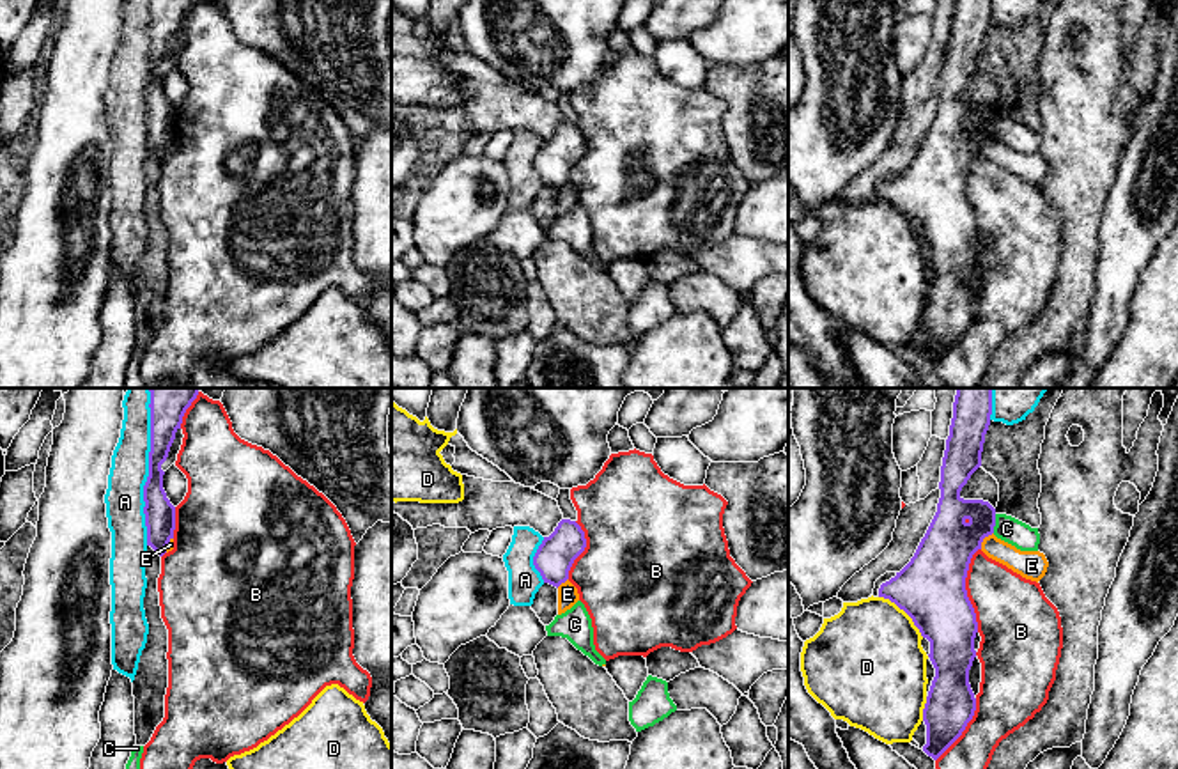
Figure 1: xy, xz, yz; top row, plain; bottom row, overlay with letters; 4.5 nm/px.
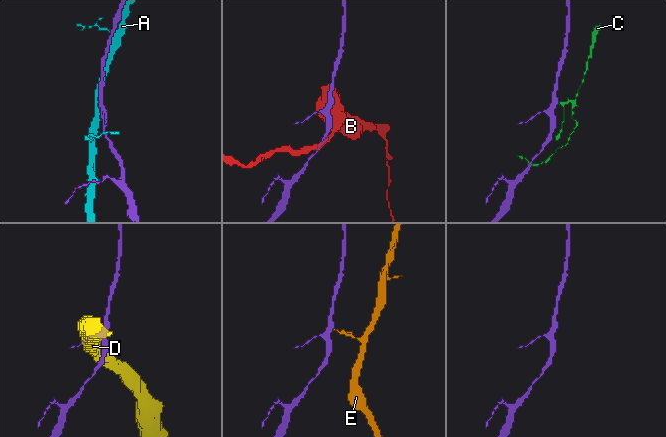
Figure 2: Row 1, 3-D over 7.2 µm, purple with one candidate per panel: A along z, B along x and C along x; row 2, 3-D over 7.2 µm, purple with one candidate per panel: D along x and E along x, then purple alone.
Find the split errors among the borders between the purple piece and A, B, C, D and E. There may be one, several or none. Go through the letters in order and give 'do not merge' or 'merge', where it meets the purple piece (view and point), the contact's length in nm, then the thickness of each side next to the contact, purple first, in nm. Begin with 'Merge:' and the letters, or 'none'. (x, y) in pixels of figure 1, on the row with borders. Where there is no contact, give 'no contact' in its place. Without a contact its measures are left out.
Merge: none
A: do not merge | xy (149, 466) | 700 nm | 140/180 nm
B: do not merge | yz (966, 590) | 380 nm | 320/340 nm
C: do not merge | yz (994, 523) | 90 nm | 240/120 nm
D: do not merge | yz (904, 610) | 280 nm | 320/460 nm
E: do not merge | yz (984, 537) | 100 nm | 260/130 nm

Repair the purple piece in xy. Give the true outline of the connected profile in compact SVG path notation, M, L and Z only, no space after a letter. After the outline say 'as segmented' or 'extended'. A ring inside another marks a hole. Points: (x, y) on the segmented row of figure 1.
M149 388L151 392L151 452L149 477L143 485L143 514L147 526L147 546L156 555L167 553L175 530L175 507L163 489L161 464L167 461L182 416L198 395L198 388Z; as segmented

